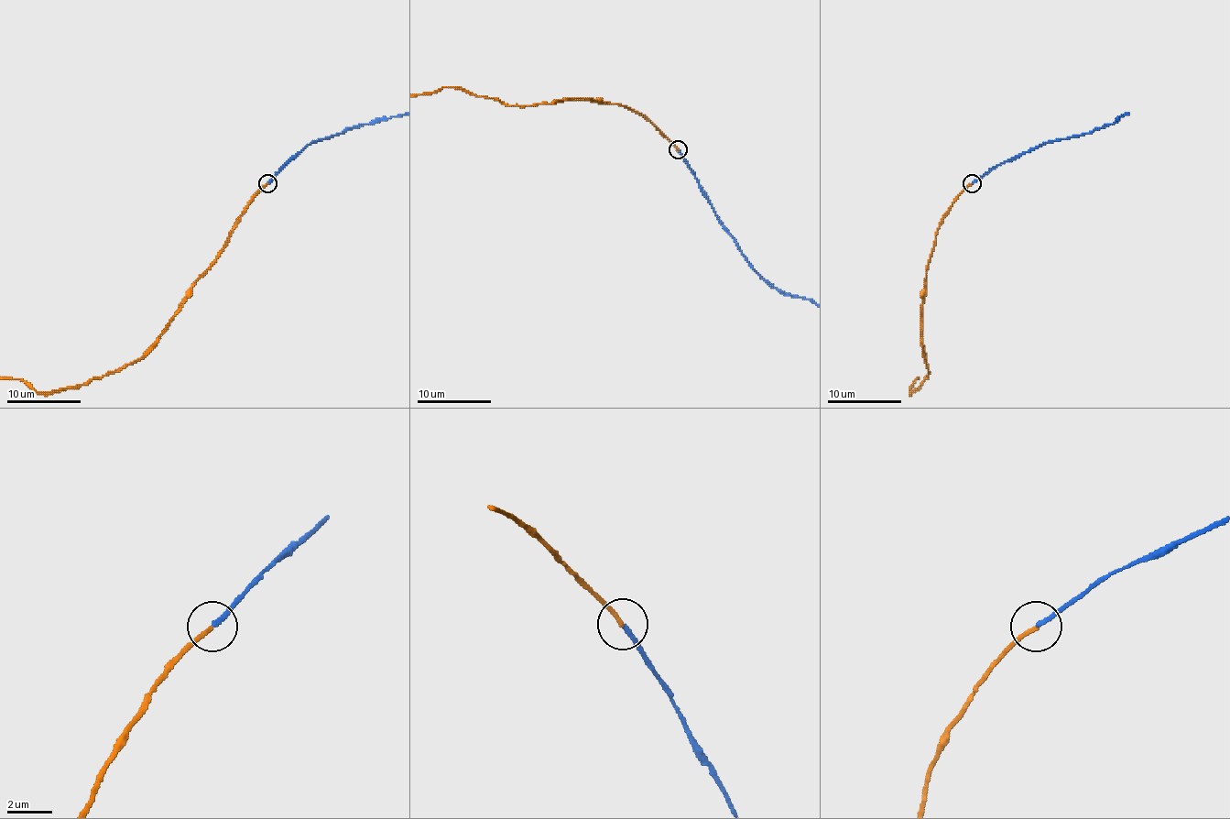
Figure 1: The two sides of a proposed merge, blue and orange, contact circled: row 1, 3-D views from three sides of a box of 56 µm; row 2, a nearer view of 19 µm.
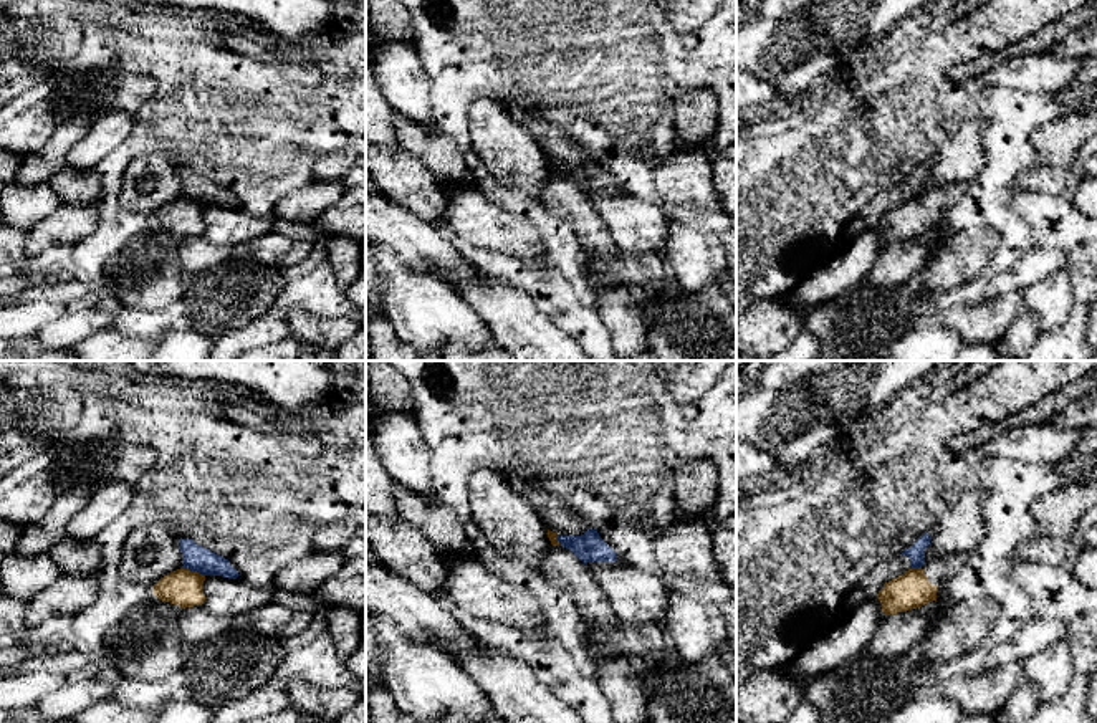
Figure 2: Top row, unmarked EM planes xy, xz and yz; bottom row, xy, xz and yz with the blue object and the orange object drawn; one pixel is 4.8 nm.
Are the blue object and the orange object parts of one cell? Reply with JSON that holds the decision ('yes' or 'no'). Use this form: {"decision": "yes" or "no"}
{"decision": "no"}

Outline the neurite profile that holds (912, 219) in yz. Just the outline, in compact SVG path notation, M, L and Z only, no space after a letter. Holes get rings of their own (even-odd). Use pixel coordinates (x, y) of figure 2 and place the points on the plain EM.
M953 182L925 192L922 197L910 197L898 207L885 212L877 223L884 245L907 242L928 232L941 230L946 212L961 200L966 190L968 182Z

